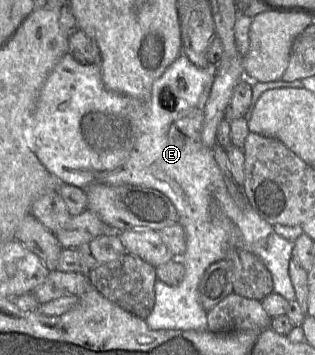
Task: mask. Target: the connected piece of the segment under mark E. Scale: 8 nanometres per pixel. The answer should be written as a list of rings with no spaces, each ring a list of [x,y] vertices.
[[[69,52],[66,53],[55,65],[47,77],[37,103],[36,111],[30,118],[29,124],[25,127],[25,139],[30,149],[35,153],[45,168],[57,179],[59,183],[70,184],[82,189],[99,183],[106,185],[135,184],[156,189],[165,194],[176,208],[179,215],[179,222],[186,236],[186,250],[181,256],[176,256],[175,261],[181,263],[185,268],[185,274],[182,281],[176,286],[170,286],[156,279],[154,285],[155,305],[145,322],[151,330],[207,330],[207,315],[200,304],[198,296],[198,286],[206,269],[213,263],[226,259],[228,251],[231,248],[243,248],[258,256],[272,275],[273,292],[280,294],[287,301],[296,299],[295,290],[289,276],[289,263],[292,256],[294,242],[289,241],[274,231],[273,225],[265,221],[246,200],[240,189],[240,198],[234,199],[225,184],[223,175],[218,164],[215,161],[213,148],[207,148],[202,142],[202,125],[204,121],[204,111],[209,94],[216,76],[217,64],[209,63],[206,67],[197,67],[184,54],[181,55],[163,72],[163,74],[154,82],[152,87],[152,96],[149,100],[141,100],[120,94],[109,90],[103,83],[100,66],[94,64],[81,64]]]

